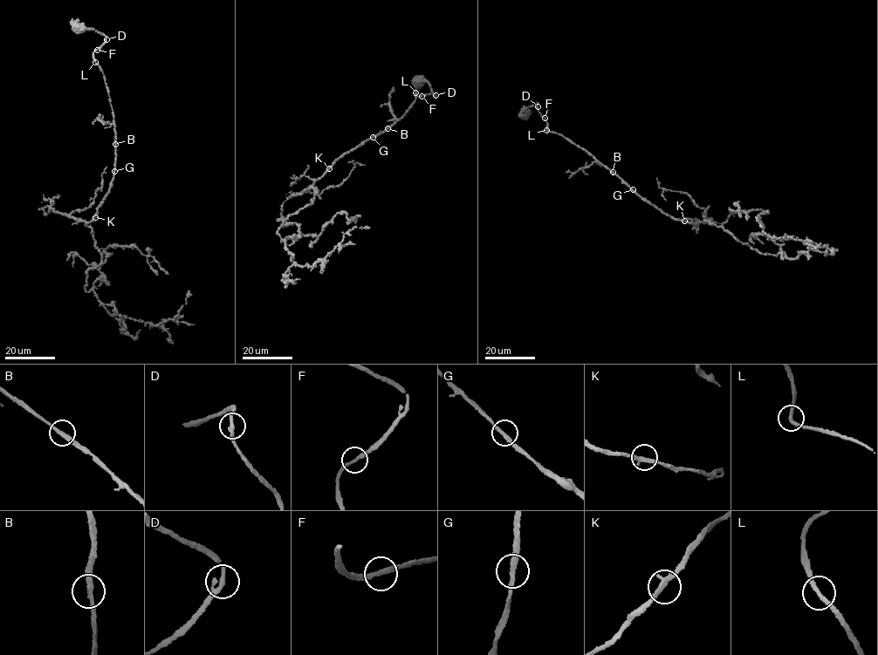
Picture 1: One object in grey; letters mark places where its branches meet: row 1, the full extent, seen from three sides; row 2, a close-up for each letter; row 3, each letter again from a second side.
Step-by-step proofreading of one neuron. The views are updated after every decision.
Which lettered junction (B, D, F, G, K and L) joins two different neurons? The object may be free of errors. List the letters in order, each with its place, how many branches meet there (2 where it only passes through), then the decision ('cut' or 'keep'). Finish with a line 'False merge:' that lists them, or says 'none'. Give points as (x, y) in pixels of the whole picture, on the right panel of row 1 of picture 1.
B: place (613, 172); branches 2; keep
D: place (538, 106); branches 2; keep
F: place (545, 118); branches 2; keep
G: place (633, 189); branches 2; keep
K: place (684, 221); branches 2; keep
L: place (546, 130); branches 2; keep
False merge: none

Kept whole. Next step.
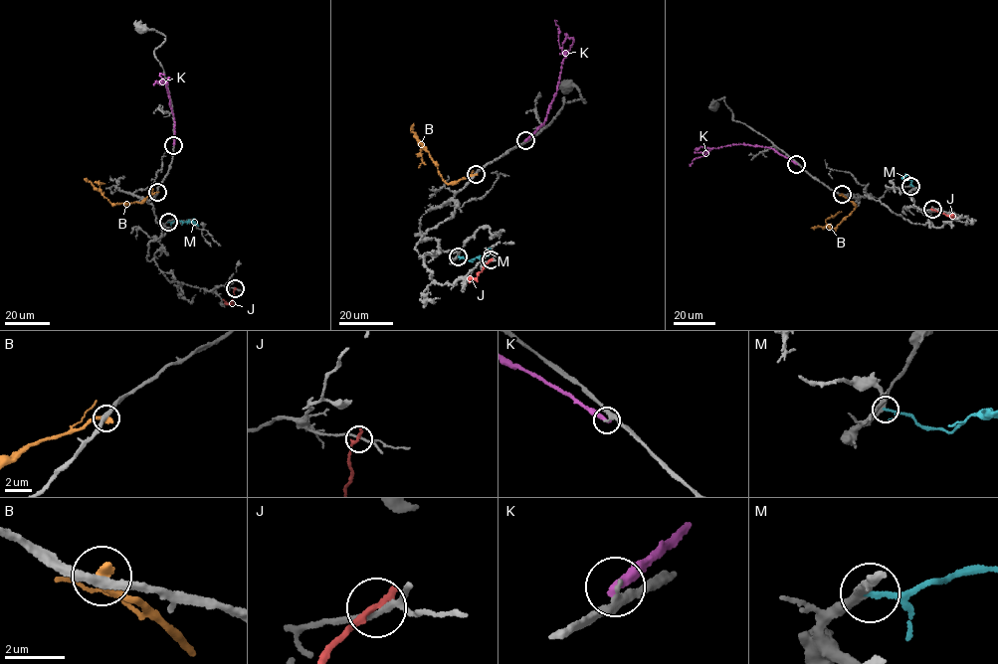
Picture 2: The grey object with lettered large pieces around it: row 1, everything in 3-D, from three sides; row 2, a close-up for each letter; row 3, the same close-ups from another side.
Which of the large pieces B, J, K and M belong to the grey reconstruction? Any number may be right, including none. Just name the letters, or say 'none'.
M

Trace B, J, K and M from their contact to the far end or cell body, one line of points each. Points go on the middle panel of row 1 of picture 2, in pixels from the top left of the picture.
B: (476, 174), (447, 184), (429, 153), (419, 143), (422, 143), (423, 162), (418, 167)
J: (491, 259), (476, 278), (469, 276)
K: (525, 140), (544, 122), (556, 92), (564, 54), (559, 46), (559, 30), (554, 21)
M: (458, 256), (473, 260), (485, 255), (491, 248)

